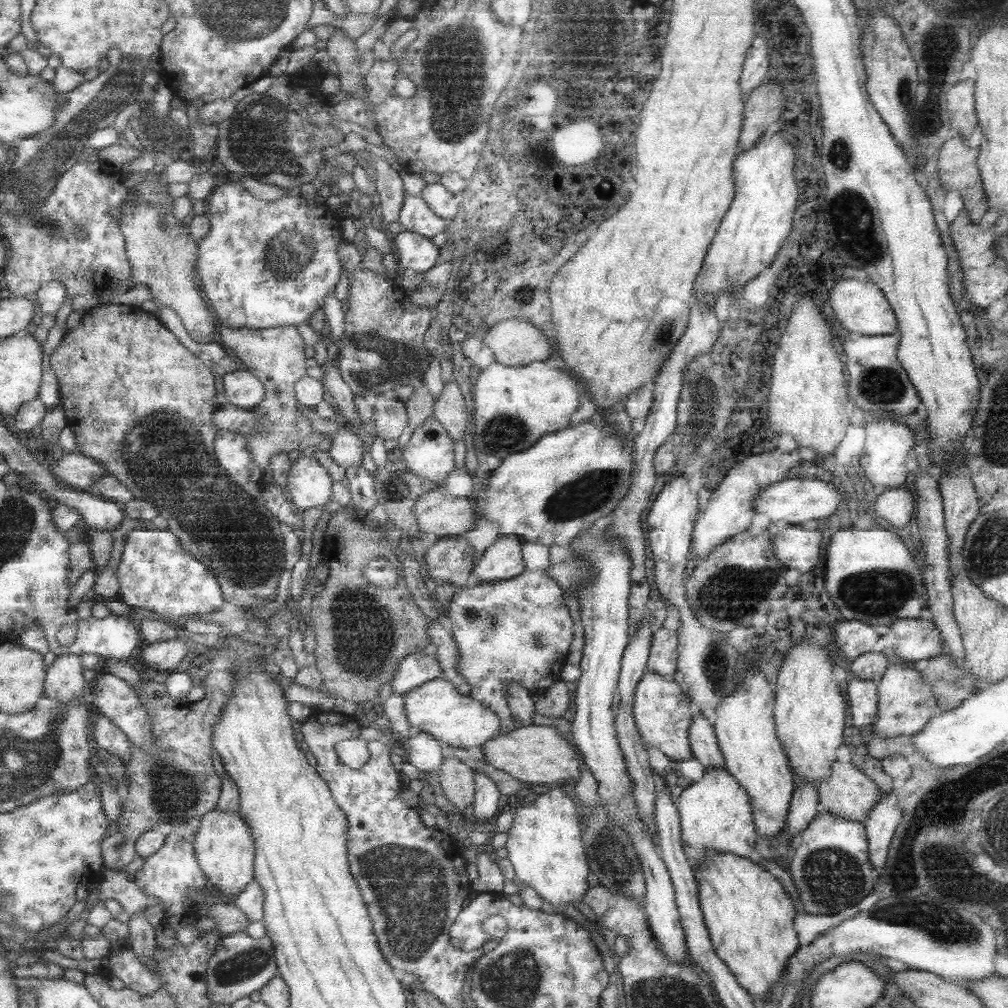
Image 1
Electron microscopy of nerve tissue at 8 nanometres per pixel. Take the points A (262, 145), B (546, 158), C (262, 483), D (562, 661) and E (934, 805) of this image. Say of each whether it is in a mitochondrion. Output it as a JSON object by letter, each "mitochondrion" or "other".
{"A":"mitochondrion","B":"other","C":"other","D":"other","E":"other"}

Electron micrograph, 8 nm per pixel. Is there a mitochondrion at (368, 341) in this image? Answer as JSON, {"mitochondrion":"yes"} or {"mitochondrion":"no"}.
{"mitochondrion":"yes"}

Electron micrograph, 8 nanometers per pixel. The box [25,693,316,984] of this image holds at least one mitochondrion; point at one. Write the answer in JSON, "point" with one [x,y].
{"point":[173,793]}

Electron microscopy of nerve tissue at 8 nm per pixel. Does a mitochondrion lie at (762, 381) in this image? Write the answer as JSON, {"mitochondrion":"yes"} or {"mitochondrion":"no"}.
{"mitochondrion":"no"}

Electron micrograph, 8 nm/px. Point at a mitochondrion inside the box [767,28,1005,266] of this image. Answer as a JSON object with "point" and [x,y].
{"point":[929,61]}

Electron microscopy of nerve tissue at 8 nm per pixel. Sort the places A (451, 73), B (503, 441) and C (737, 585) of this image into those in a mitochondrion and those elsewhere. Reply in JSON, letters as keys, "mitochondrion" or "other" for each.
{"A":"mitochondrion","B":"mitochondrion","C":"mitochondrion"}

